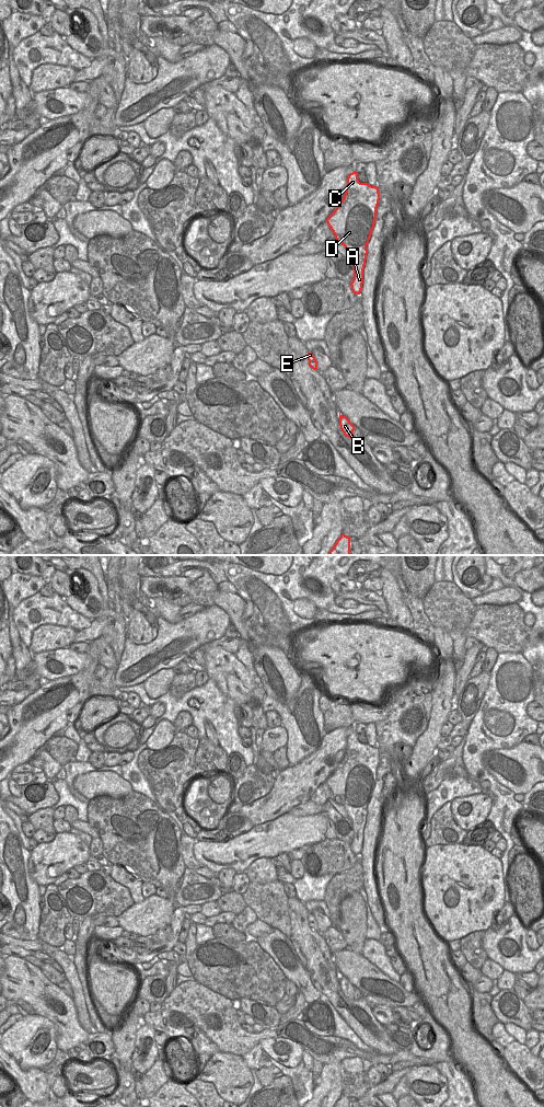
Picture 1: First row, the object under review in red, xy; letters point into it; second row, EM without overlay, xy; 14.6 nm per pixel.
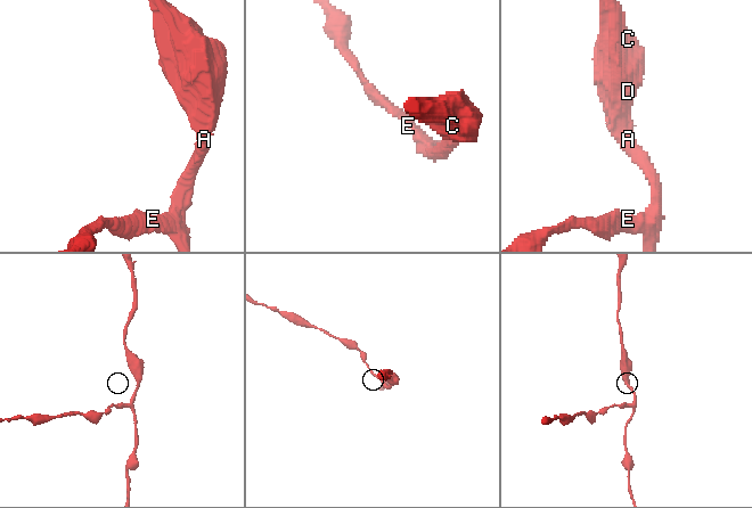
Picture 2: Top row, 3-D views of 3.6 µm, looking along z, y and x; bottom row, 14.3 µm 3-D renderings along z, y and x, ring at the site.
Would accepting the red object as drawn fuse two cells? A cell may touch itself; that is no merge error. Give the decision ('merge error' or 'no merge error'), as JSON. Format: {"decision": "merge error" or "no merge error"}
{"decision": "no merge error"}

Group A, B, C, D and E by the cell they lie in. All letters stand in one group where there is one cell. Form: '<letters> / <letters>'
A B C D E

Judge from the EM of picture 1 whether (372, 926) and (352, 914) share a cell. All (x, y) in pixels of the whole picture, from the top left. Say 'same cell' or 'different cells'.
different cells

